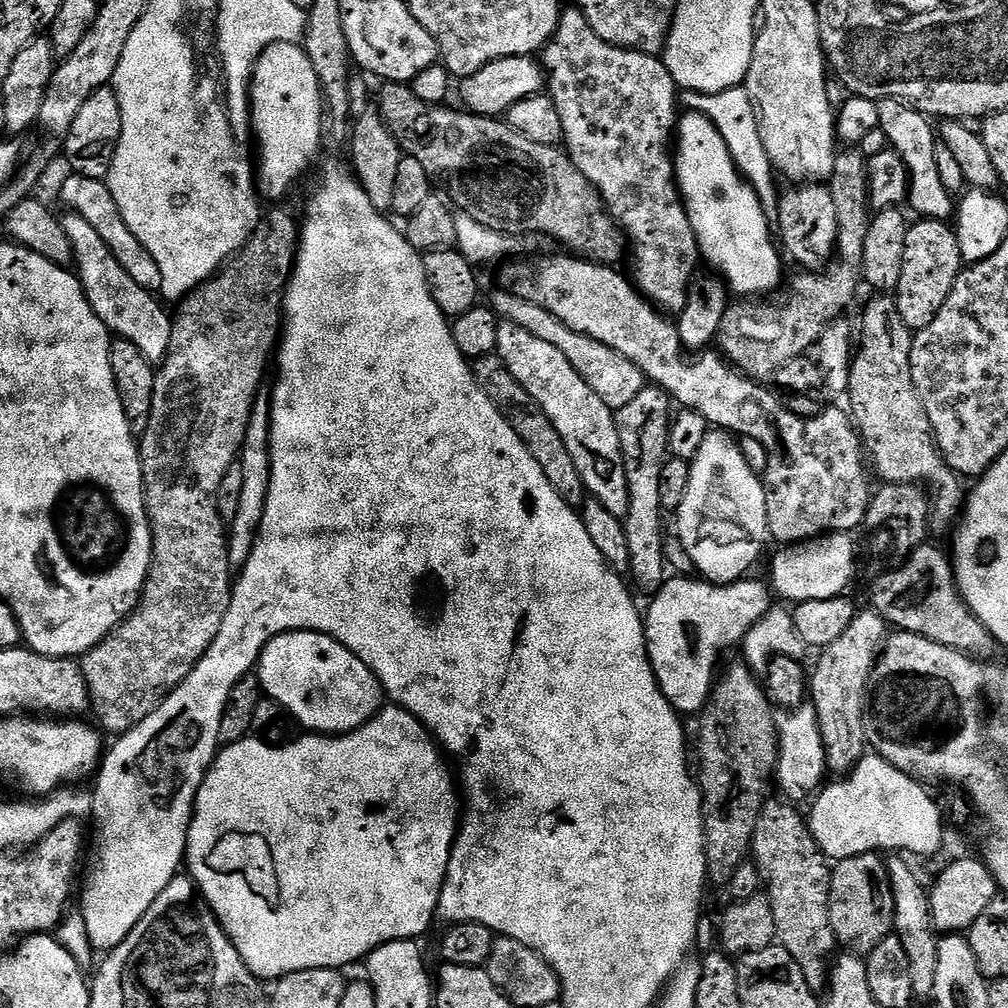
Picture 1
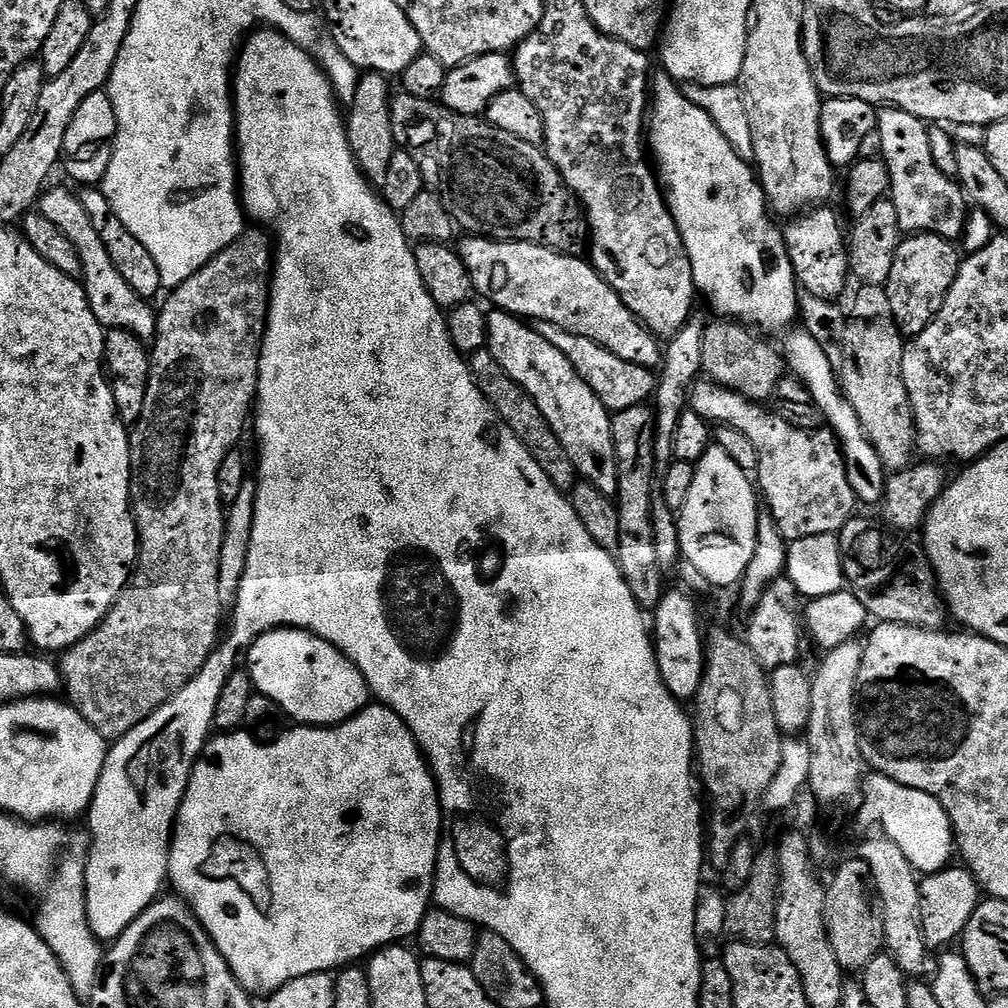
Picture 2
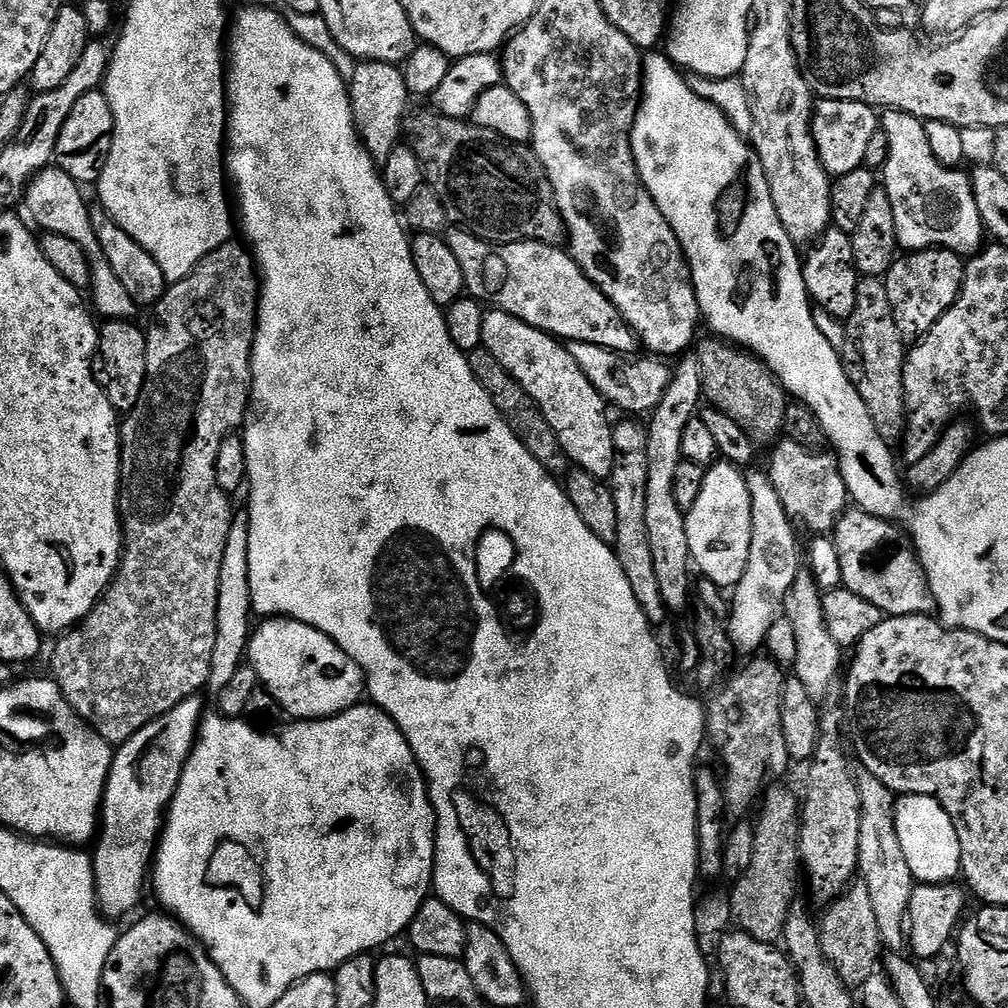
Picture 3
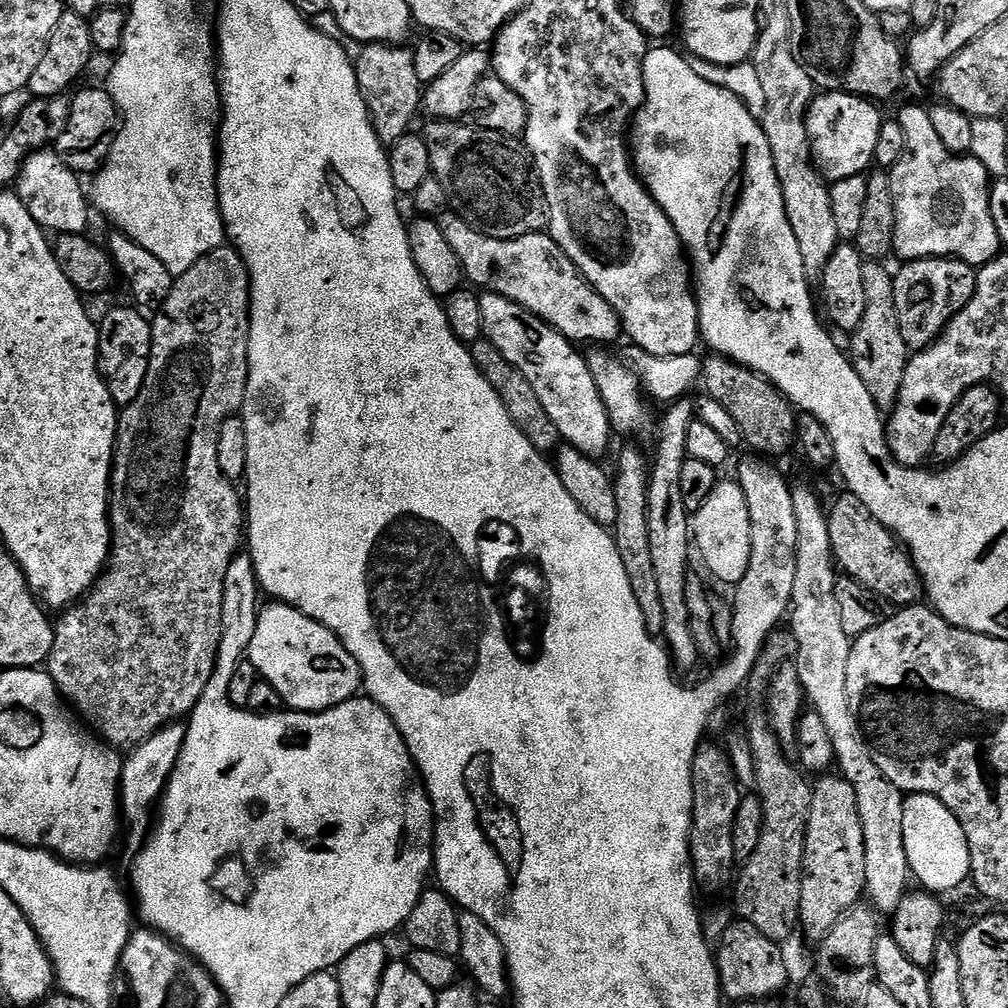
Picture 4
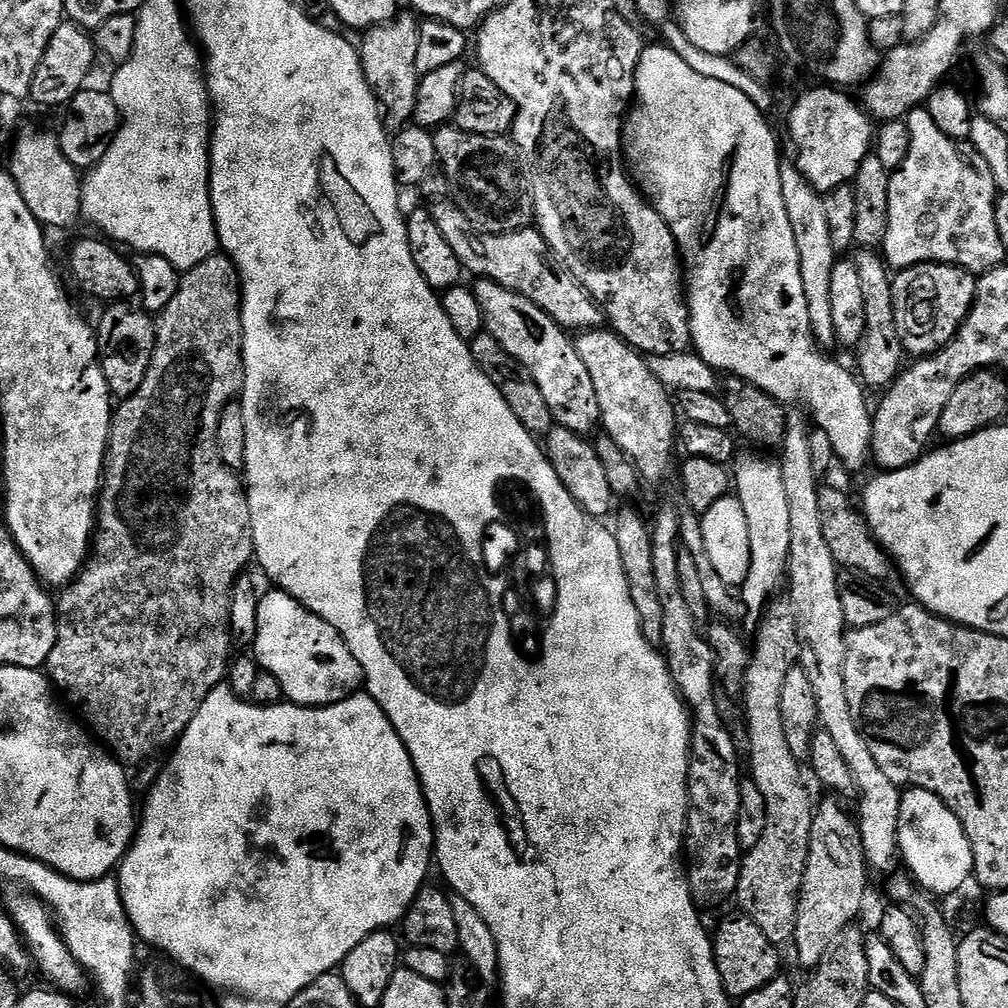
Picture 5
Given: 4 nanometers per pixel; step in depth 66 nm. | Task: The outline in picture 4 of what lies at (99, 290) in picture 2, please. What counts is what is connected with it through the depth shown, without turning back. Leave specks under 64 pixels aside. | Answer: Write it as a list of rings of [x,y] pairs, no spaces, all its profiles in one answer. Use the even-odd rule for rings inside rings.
[[[41,150],[26,158],[14,191],[41,228],[52,234],[79,236],[89,231],[88,208],[90,212],[90,200],[80,180],[81,177],[72,172],[66,162],[62,162],[55,150]]]

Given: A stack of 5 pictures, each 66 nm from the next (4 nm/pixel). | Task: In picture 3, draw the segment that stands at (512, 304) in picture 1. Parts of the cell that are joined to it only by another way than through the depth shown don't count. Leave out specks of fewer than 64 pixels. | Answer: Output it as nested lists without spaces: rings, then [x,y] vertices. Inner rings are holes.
[[[571,342],[567,345],[574,362],[582,366],[582,374],[590,378],[594,390],[613,409],[621,408],[624,414],[650,414],[662,402],[662,394],[666,394],[666,386],[670,386],[673,369],[667,368],[665,361],[660,358],[653,358],[651,355],[637,355],[629,358],[619,352],[612,352],[609,348],[583,344],[582,342]],[[640,356],[640,357],[639,357]],[[636,359],[637,360],[632,360]],[[652,359],[652,360],[651,360]],[[616,407],[616,408],[615,408]]]

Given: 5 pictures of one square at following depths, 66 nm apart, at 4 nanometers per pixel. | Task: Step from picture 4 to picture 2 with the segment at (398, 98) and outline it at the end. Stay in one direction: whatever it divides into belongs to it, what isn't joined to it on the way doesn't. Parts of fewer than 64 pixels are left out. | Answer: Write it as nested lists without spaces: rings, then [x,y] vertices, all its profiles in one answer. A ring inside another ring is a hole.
[[[378,72],[361,75],[358,86],[354,90],[354,102],[346,112],[348,145],[360,172],[373,186],[384,185],[390,158],[394,158],[394,154],[398,151],[396,141],[392,139],[392,123],[390,122],[392,102],[388,84],[390,84],[389,77],[381,76]]]

